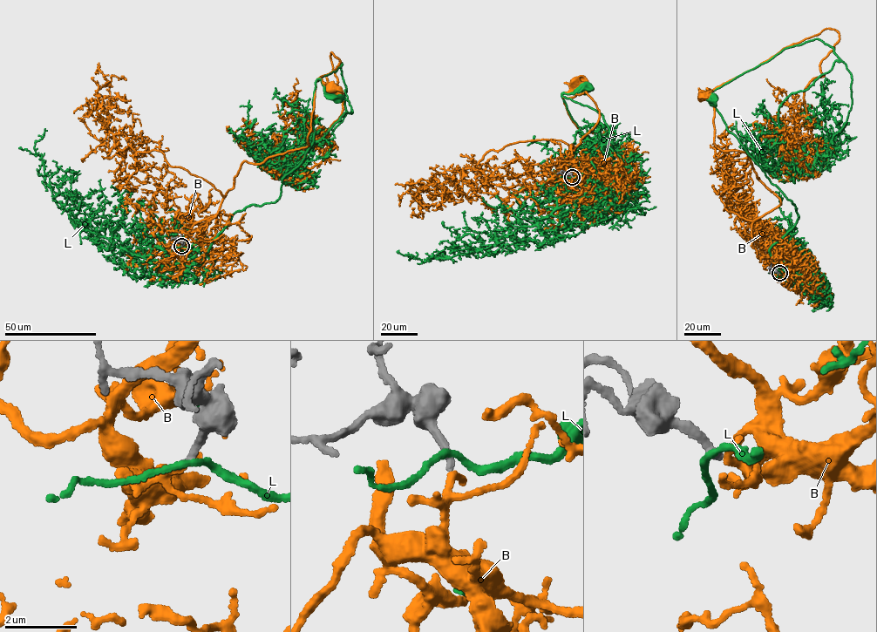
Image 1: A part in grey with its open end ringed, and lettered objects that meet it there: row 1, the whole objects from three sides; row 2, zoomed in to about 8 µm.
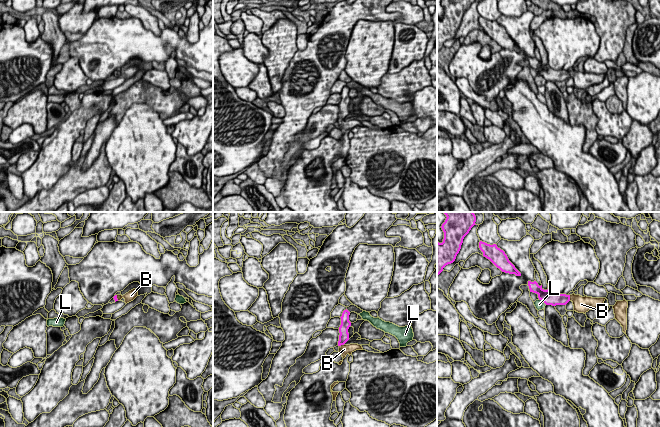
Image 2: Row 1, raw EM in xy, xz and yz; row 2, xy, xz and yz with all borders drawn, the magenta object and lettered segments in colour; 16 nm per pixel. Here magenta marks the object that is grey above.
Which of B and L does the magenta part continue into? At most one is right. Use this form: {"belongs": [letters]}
{"belongs": ["B"]}

